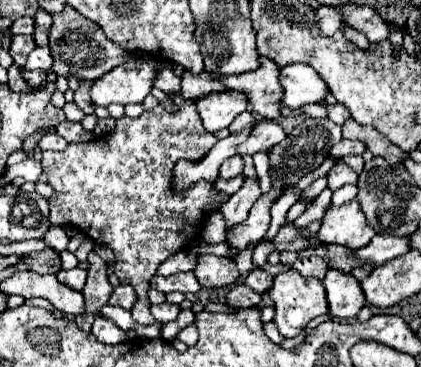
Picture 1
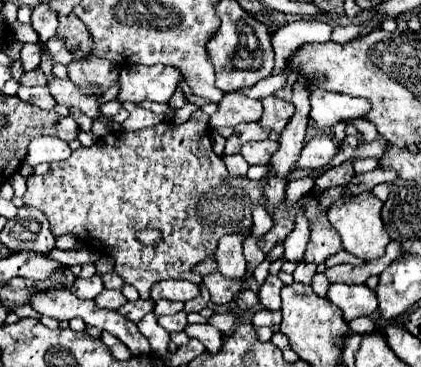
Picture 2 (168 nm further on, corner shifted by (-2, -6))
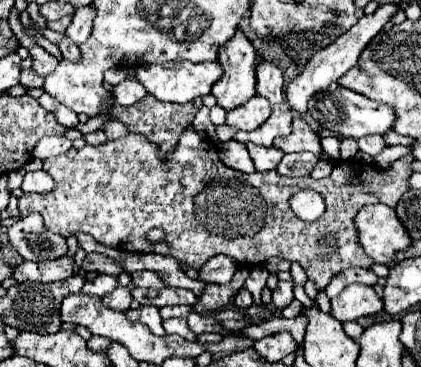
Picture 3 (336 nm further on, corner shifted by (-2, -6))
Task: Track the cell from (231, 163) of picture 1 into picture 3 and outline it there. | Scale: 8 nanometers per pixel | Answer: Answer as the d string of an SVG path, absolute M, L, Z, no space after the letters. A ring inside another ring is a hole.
M229 141L229 143L221 143L219 147L219 159L231 167L237 169L241 173L253 173L255 167L251 163L251 157L247 155L247 147L239 141Z

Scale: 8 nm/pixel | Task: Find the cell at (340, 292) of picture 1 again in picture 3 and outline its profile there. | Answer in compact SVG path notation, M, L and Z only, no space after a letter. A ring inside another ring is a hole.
M353 283L345 287L339 297L331 299L331 307L333 307L333 317L345 323L345 321L355 321L363 315L379 313L383 309L383 303L373 287Z

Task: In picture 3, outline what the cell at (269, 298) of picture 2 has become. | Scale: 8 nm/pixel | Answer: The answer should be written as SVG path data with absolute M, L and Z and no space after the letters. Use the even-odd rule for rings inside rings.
M279 281L277 289L273 291L273 305L277 309L285 309L293 301L293 283L291 281Z

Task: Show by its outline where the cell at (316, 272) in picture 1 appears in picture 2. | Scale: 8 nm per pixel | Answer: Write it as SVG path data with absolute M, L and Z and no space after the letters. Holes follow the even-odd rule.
M315 273L315 275L313 275L313 281L311 281L311 287L315 289L315 293L317 293L317 295L325 297L327 287L329 287L329 281L327 281L327 277L325 277L323 273Z

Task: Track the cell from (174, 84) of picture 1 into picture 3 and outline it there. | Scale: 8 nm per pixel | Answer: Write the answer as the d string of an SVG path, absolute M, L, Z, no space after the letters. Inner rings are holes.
M147 95L145 99L141 99L139 103L135 103L131 107L115 105L113 111L111 111L111 117L117 119L117 121L121 121L123 125L127 125L129 133L141 133L141 135L145 135L151 143L155 143L159 147L159 157L167 159L169 151L173 151L177 147L181 133L193 123L195 113L201 109L201 105L203 105L201 99L195 99L195 101L185 103L185 105L175 105L175 103L157 101L153 95Z

